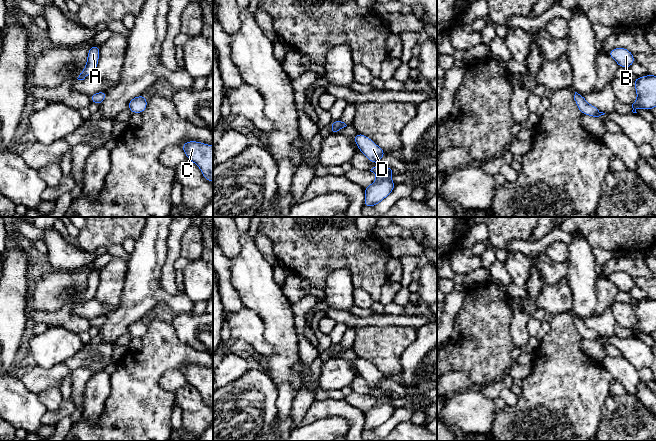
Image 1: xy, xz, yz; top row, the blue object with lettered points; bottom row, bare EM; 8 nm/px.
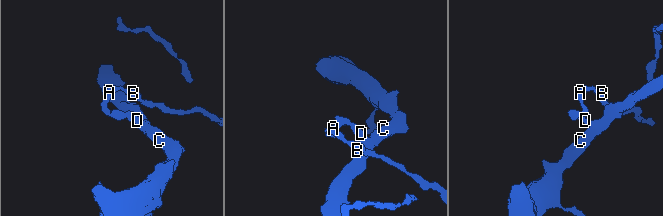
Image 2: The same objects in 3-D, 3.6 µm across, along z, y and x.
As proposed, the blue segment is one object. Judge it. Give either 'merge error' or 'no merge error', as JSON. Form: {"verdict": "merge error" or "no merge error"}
{"verdict": "no merge error"}

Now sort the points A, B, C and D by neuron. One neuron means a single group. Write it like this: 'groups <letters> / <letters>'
groups A B C D

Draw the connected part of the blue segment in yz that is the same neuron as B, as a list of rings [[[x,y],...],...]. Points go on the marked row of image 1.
[[[623,47],[610,50],[608,55],[612,57],[620,67],[630,68],[630,66],[635,62],[634,55]]]

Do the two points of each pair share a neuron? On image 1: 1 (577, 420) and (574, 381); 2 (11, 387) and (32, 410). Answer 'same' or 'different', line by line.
1: same
2: same

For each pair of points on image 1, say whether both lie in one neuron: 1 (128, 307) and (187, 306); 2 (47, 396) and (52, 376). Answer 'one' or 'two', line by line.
1: one
2: two

